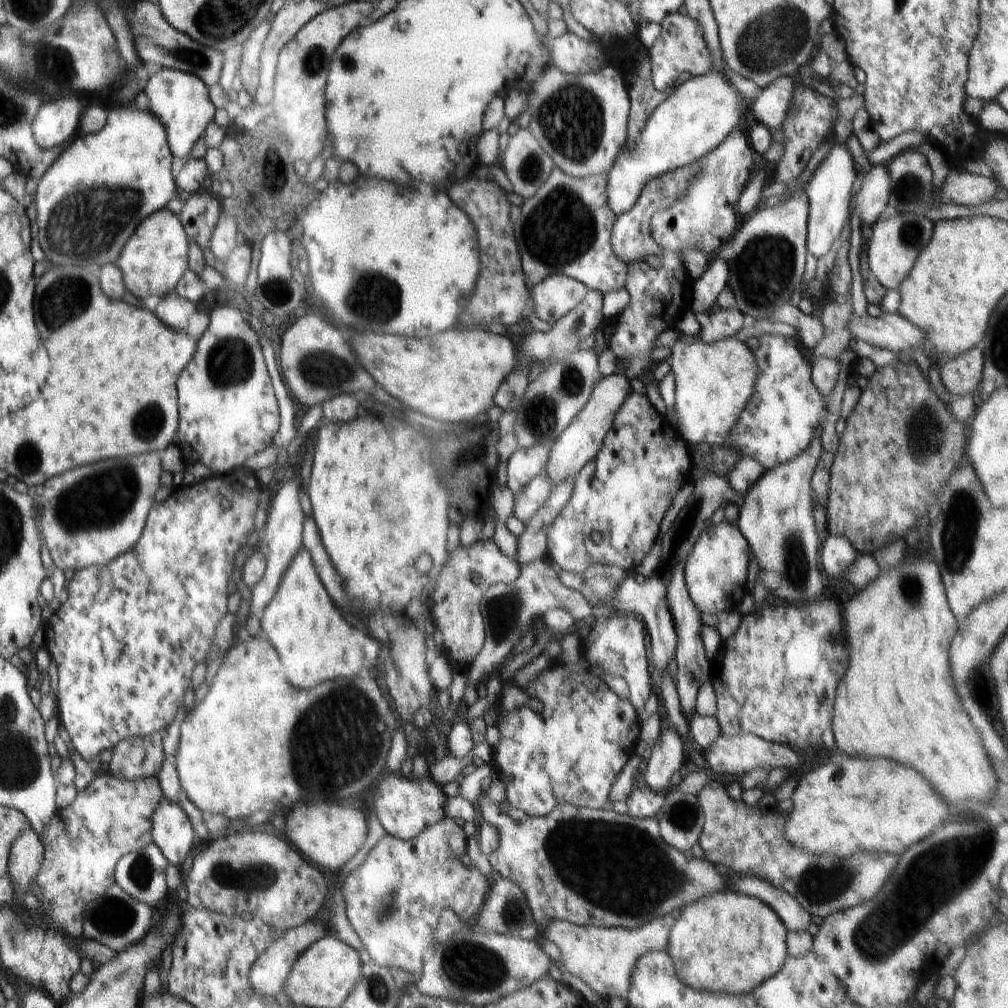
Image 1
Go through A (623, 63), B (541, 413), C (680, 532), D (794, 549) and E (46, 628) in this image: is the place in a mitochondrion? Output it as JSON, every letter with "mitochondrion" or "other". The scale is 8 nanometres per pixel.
{"A":"other","B":"mitochondrion","C":"mitochondrion","D":"mitochondrion","E":"other"}

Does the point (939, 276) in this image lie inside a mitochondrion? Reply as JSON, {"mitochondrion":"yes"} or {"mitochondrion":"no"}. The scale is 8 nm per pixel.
{"mitochondrion":"no"}

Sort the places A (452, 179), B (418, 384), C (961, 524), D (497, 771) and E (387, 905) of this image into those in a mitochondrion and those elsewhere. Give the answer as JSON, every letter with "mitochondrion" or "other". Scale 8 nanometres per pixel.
{"A":"other","B":"other","C":"mitochondrion","D":"other","E":"mitochondrion"}

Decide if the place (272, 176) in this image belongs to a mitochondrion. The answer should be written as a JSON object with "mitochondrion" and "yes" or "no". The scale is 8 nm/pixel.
{"mitochondrion":"yes"}

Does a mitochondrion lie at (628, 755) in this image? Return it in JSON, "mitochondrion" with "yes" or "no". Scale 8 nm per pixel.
{"mitochondrion":"no"}

